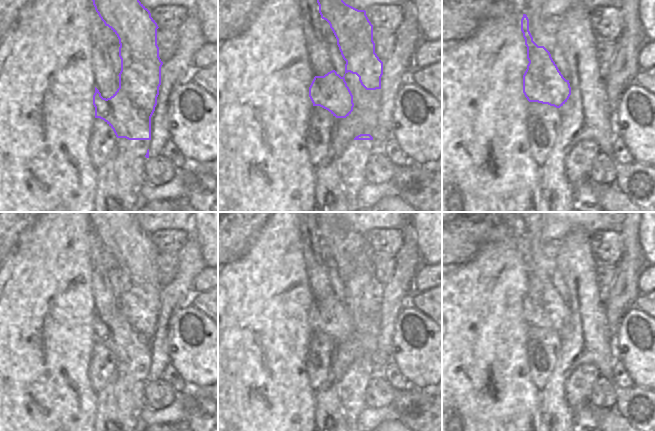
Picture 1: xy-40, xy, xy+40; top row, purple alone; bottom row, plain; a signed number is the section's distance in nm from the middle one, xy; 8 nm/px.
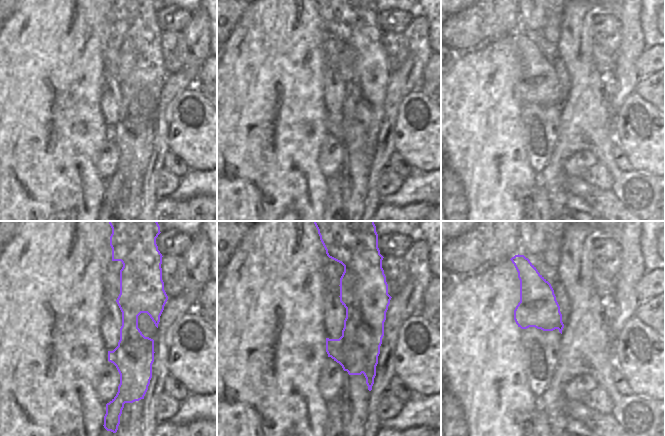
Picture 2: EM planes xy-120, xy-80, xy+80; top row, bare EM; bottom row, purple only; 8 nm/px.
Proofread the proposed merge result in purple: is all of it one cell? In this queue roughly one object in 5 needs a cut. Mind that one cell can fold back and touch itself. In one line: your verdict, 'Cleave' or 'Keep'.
Cleave.

